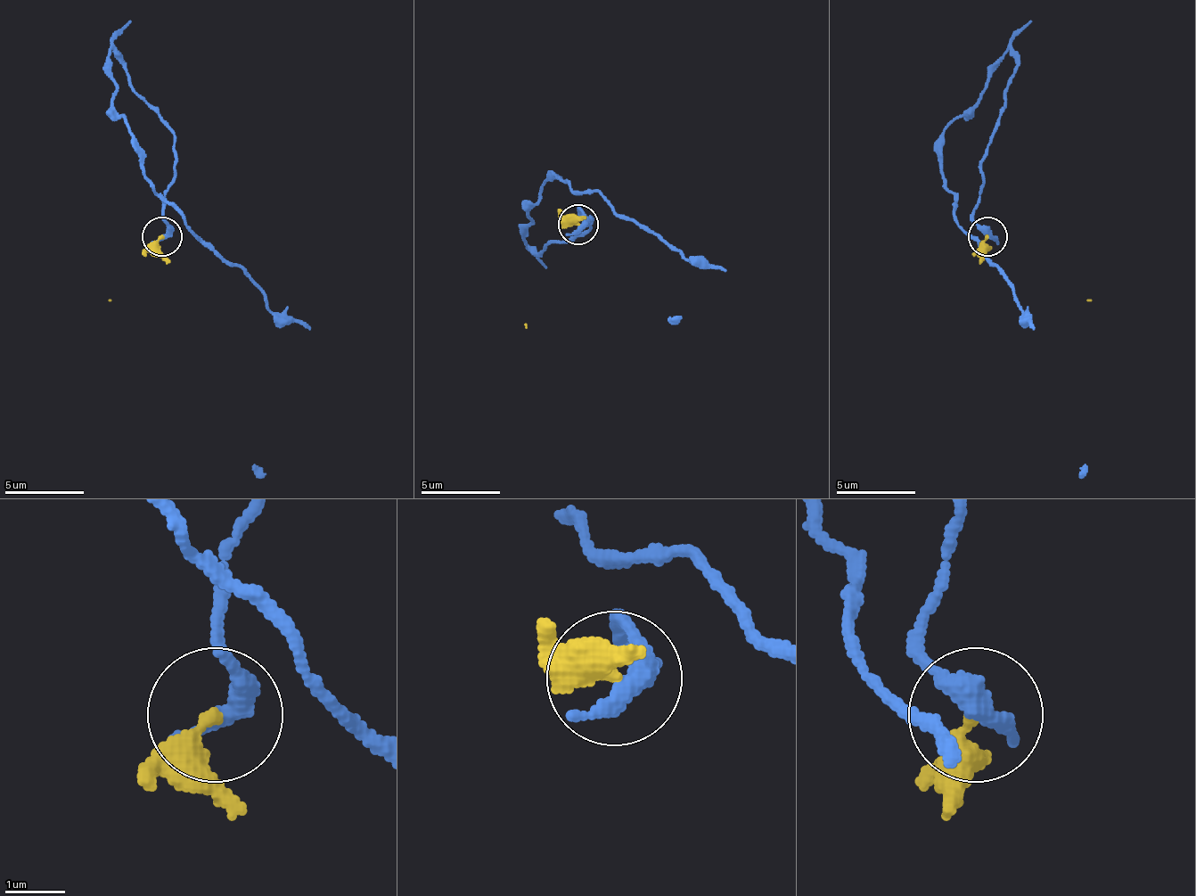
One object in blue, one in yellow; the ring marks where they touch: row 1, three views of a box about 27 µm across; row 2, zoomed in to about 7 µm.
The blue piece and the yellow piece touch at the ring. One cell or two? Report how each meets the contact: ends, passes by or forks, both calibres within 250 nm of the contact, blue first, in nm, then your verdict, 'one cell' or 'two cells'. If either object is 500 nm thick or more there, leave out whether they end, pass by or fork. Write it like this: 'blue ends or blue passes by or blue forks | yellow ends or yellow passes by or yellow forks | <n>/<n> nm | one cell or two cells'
blue ends | yellow ends | 460/320 nm | two cells

